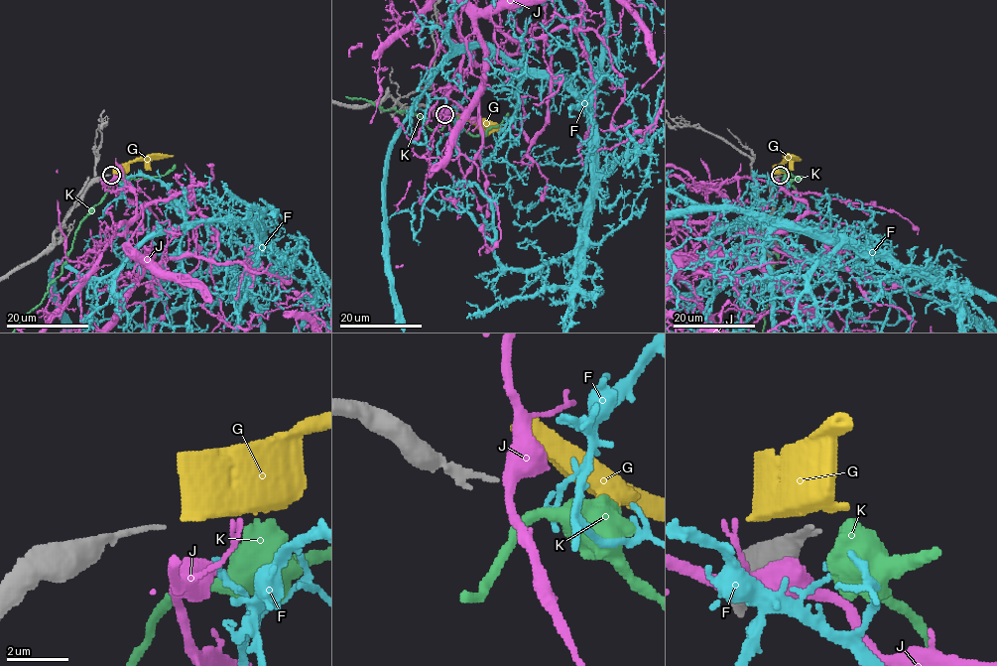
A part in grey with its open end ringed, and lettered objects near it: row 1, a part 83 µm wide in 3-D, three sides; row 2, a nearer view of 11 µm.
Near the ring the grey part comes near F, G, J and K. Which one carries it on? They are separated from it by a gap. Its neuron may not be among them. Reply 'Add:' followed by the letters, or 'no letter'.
Add: no letter

